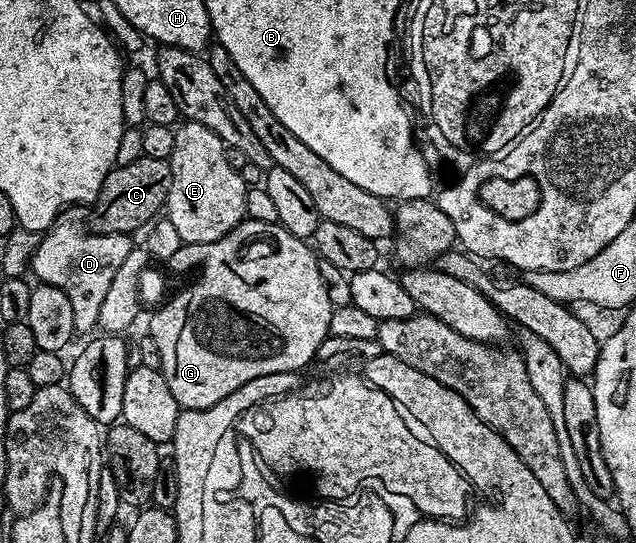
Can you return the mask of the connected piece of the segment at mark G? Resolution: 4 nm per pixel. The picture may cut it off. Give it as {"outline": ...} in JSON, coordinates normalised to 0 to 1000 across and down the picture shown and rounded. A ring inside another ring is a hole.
{"outline":[[[392,401],[340,446],[288,449],[283,460],[277,460],[275,488],[318,494],[318,503],[307,523],[296,525],[274,547],[269,543],[244,573],[250,575],[237,586],[233,611],[252,645],[252,683],[281,753],[340,748],[346,733],[358,733],[365,718],[377,718],[377,711],[396,696],[409,696],[414,689],[475,685],[498,657],[500,639],[519,617],[519,587],[527,569],[519,560],[517,534],[503,505],[502,477],[500,466],[476,436],[461,435],[442,413],[403,409]],[[431,457],[437,457],[431,483],[447,483],[447,494],[437,494],[437,508],[434,494],[421,494],[421,534],[425,541],[434,541],[434,527],[437,534],[440,527],[447,534],[450,523],[456,527],[456,505],[459,519],[465,505],[469,571],[428,571],[425,586],[431,597],[415,586],[403,589],[390,567],[368,575],[371,582],[365,582],[358,575],[365,560],[352,552],[362,545],[340,541],[340,516],[346,527],[346,516],[365,512],[365,501],[371,501],[374,490],[387,490],[384,497],[390,501],[393,490],[428,486],[425,464]],[[403,475],[409,475],[406,486],[393,486]]]}

